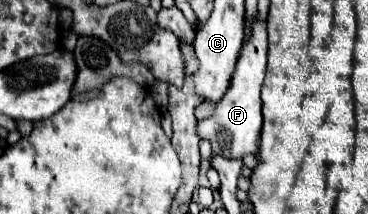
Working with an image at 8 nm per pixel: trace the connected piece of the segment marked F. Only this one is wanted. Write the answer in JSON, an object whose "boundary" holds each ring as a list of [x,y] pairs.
{"boundary":[[[256,19],[252,27],[252,39],[244,43],[236,71],[230,81],[230,89],[226,97],[216,105],[216,113],[206,121],[198,121],[198,135],[200,139],[208,139],[212,143],[212,153],[224,159],[244,159],[246,155],[258,153],[260,131],[262,131],[262,103],[260,103],[260,89],[266,73],[266,23]]]}

